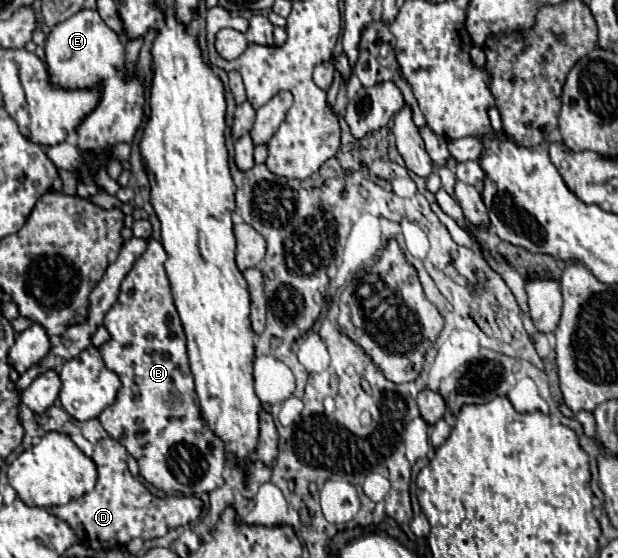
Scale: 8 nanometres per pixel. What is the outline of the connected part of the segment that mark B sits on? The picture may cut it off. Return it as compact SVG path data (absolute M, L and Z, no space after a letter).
M150 239L142 257L134 263L128 275L122 279L120 293L112 309L104 317L104 327L110 333L110 341L100 347L104 363L118 377L122 387L118 389L116 401L100 413L100 423L106 433L124 445L128 453L138 461L140 475L160 491L176 491L186 497L210 493L216 487L224 485L224 467L228 463L226 443L214 435L202 417L200 403L194 391L194 377L190 373L188 355L186 355L186 337L176 313L170 283L164 271L166 251L160 241Z

